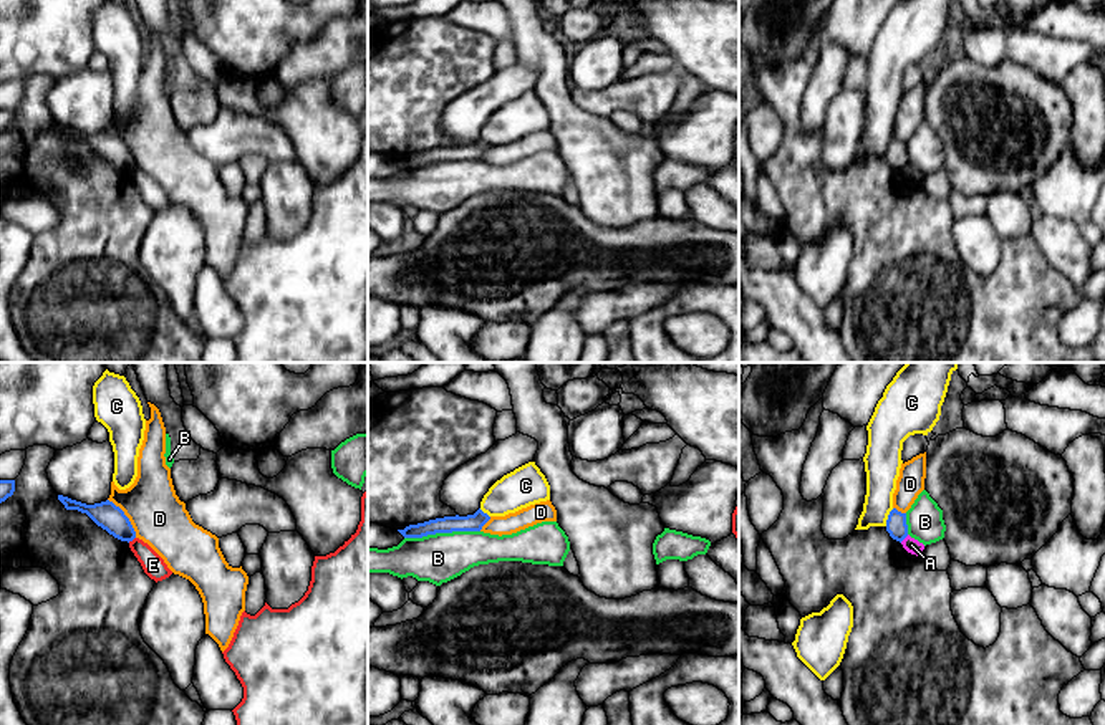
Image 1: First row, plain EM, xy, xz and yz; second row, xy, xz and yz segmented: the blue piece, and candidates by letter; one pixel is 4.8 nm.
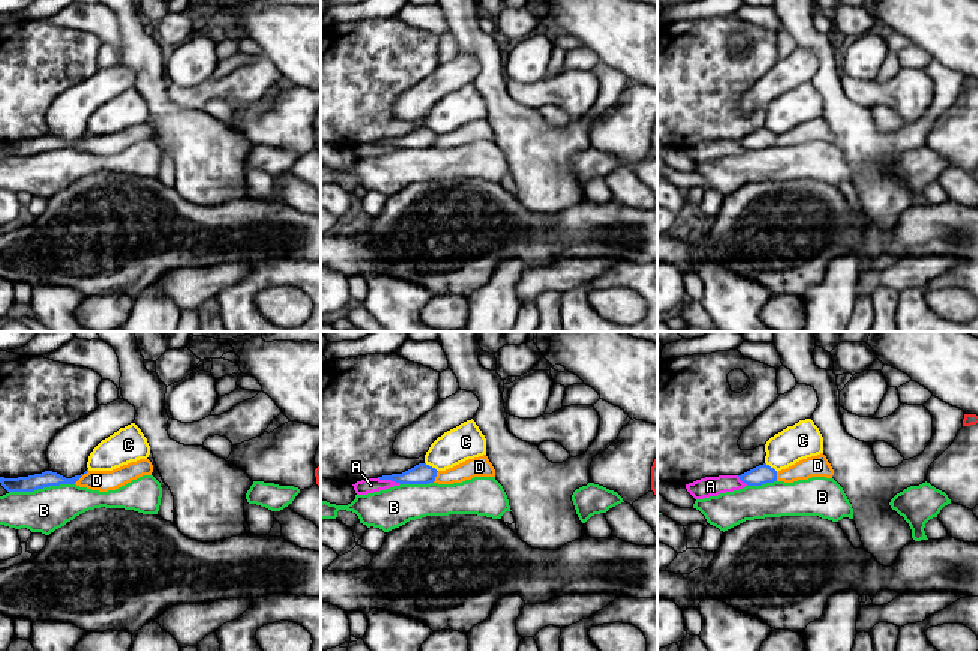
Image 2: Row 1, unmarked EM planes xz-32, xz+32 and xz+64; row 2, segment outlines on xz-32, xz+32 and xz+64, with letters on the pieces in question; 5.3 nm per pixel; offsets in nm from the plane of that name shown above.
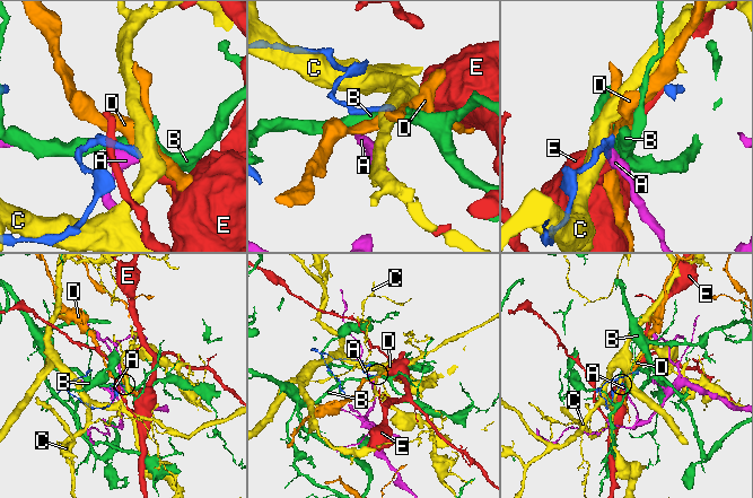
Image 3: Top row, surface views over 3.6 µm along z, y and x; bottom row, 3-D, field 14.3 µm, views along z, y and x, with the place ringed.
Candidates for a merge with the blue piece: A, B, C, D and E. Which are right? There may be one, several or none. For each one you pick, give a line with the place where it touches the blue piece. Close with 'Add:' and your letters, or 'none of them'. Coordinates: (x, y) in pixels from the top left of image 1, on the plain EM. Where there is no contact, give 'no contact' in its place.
Add: none of them

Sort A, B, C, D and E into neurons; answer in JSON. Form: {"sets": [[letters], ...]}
{"sets": [["A"], ["B"], ["C"], ["D"], ["E"]]}

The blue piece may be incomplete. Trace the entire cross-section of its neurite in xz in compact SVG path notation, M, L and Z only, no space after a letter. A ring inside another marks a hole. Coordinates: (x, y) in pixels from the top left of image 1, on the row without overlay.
M479 137L474 144L436 147L417 154L409 154L398 161L404 167L422 167L427 164L452 161L480 161L489 149L490 146Z

